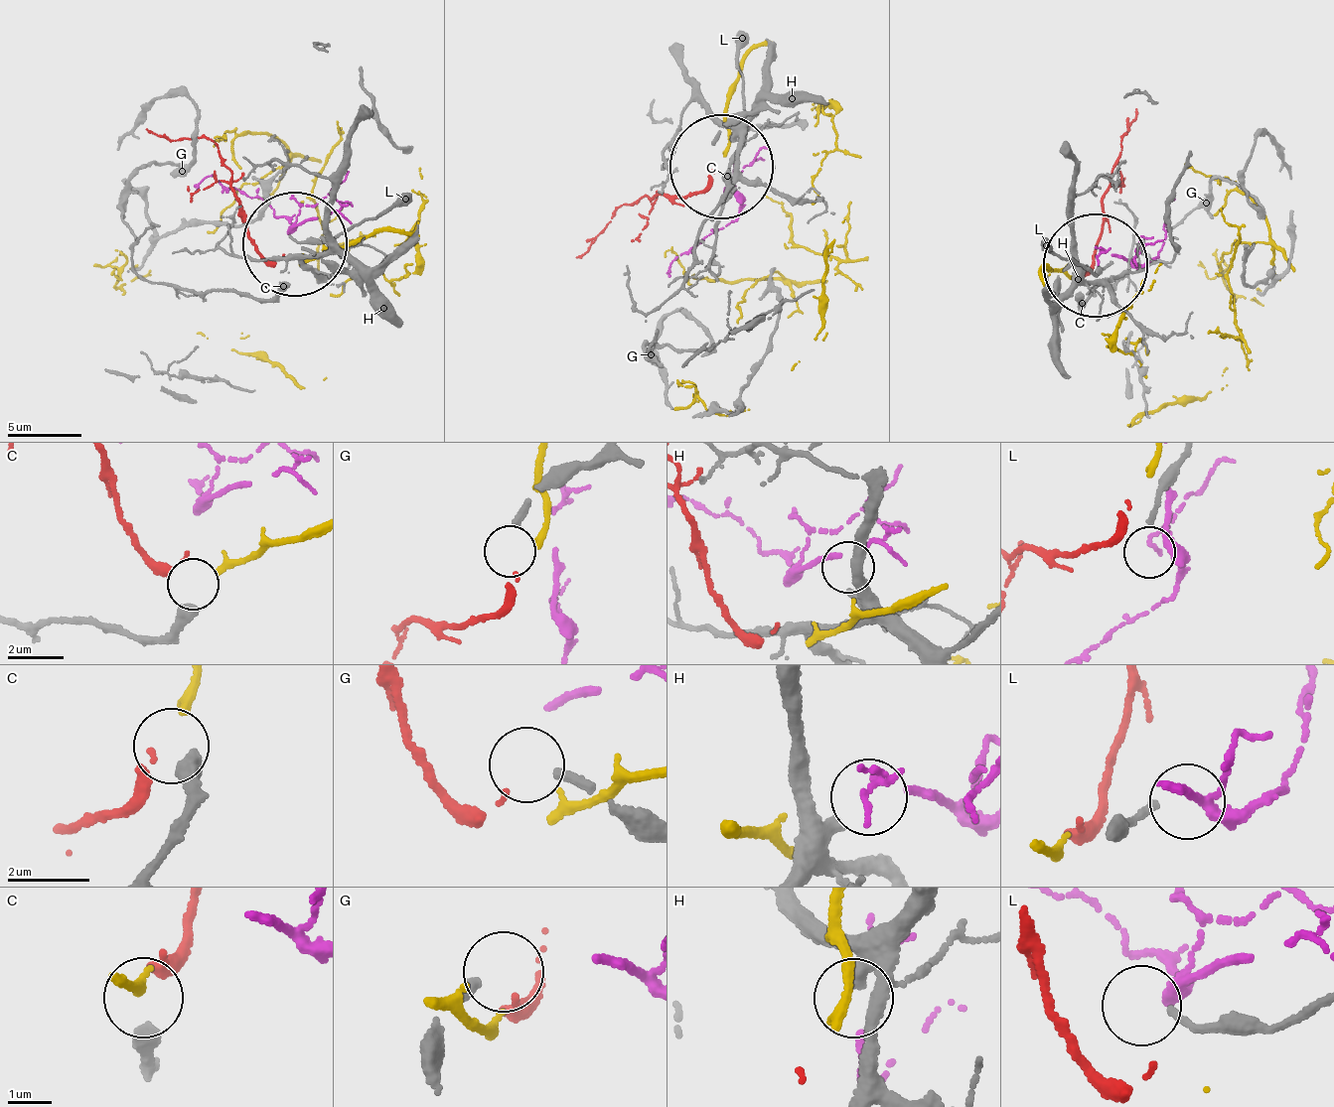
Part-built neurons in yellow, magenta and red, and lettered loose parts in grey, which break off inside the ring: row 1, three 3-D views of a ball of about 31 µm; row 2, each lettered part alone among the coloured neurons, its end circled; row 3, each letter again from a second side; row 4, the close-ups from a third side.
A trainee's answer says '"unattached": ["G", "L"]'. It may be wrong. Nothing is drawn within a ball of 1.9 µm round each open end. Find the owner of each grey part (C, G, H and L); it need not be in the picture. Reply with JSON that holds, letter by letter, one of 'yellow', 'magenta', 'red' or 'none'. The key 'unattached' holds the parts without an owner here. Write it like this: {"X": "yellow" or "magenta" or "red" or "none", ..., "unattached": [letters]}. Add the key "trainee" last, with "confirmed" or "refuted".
{"C": "yellow", "G": "none", "H": "magenta", "L": "none", "unattached": ["G", "L"], "trainee": "confirmed"}

